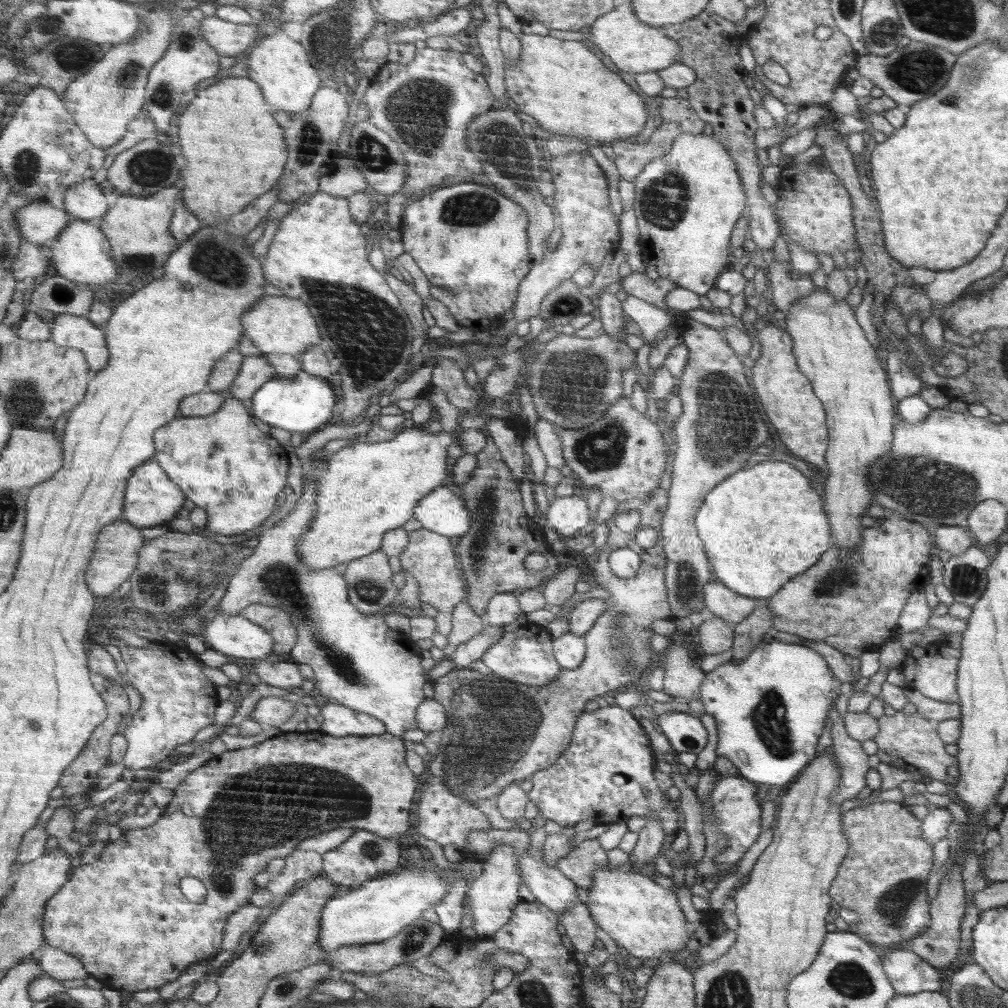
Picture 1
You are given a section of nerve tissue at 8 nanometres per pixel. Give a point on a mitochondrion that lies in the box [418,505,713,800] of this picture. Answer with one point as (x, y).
(493, 723)

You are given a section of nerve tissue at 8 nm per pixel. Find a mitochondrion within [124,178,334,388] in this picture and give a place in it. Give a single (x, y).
(217, 256)

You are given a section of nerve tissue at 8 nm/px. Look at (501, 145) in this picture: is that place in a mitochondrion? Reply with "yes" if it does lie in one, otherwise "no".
yes

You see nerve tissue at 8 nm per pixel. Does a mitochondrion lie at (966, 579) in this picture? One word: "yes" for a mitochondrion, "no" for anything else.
yes

